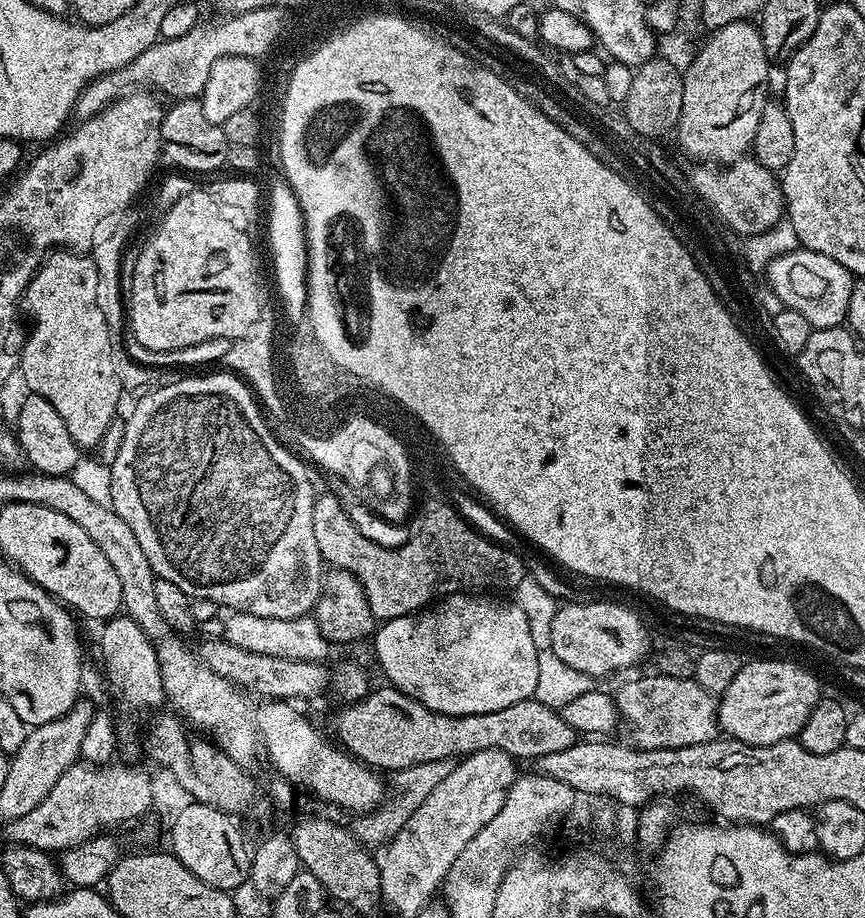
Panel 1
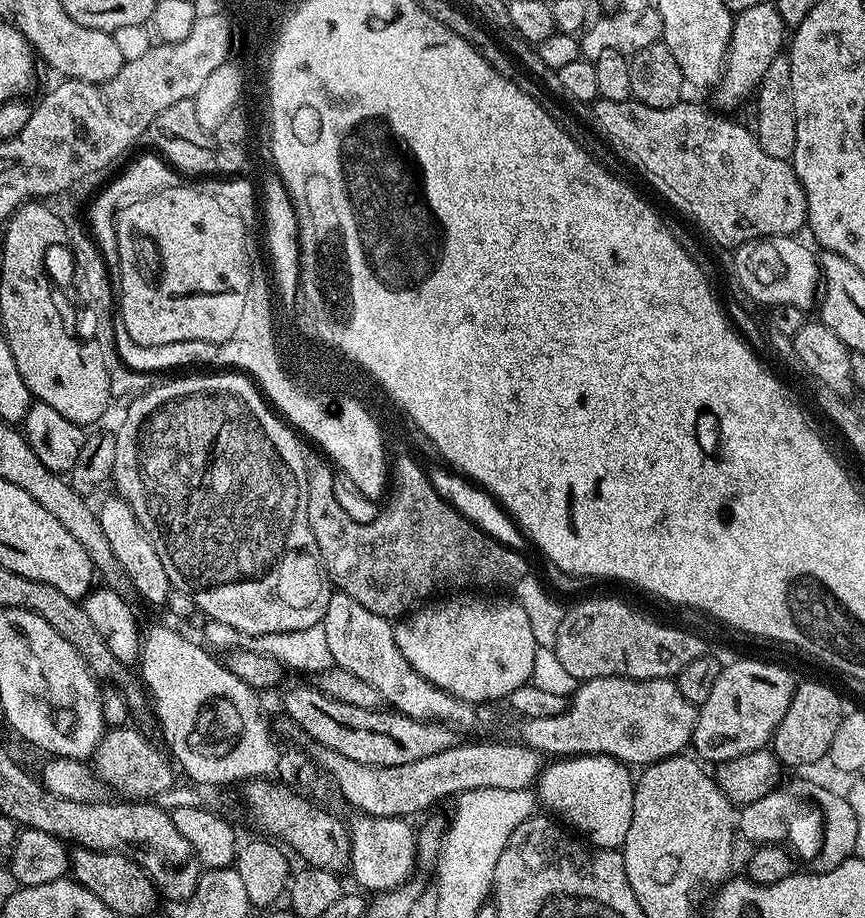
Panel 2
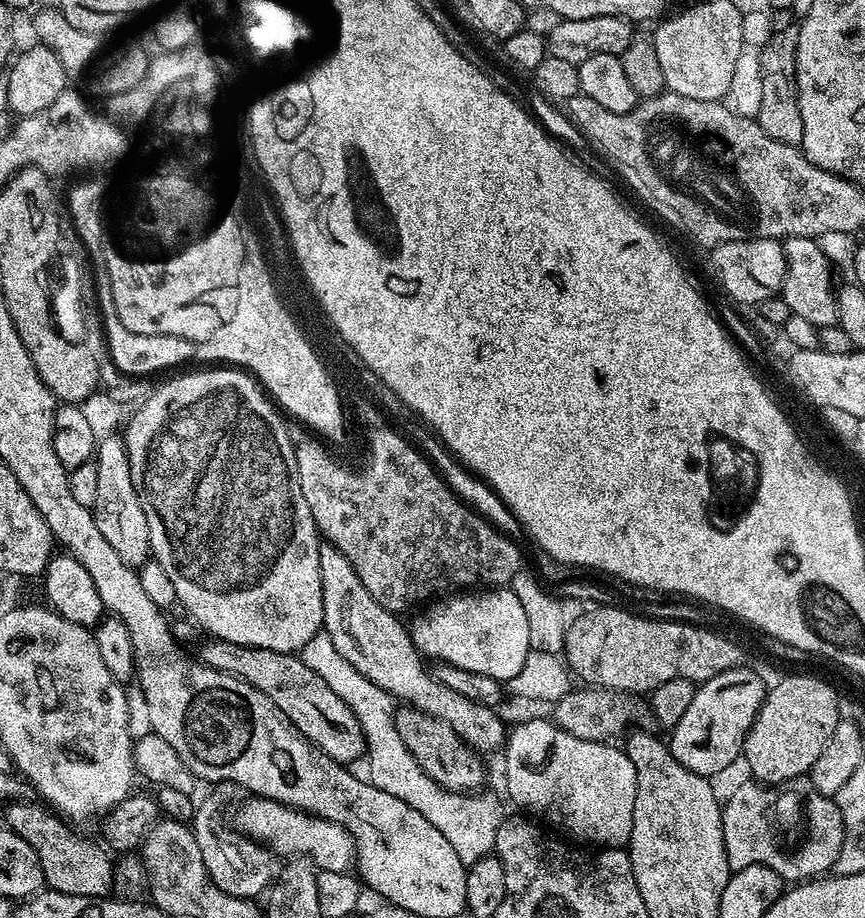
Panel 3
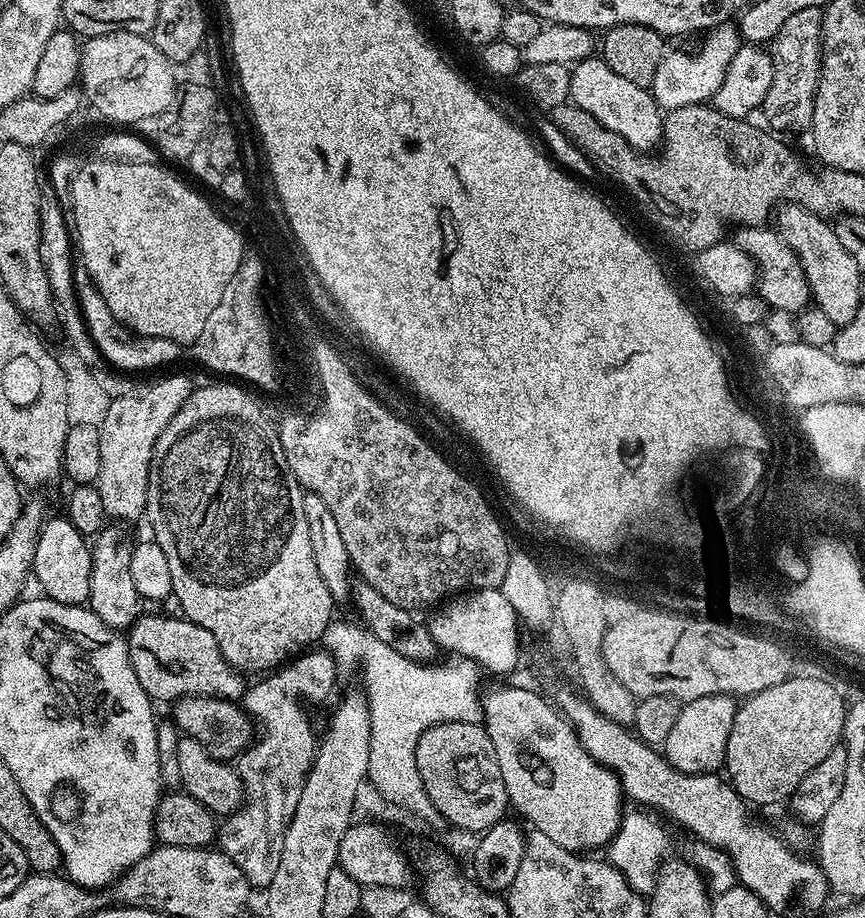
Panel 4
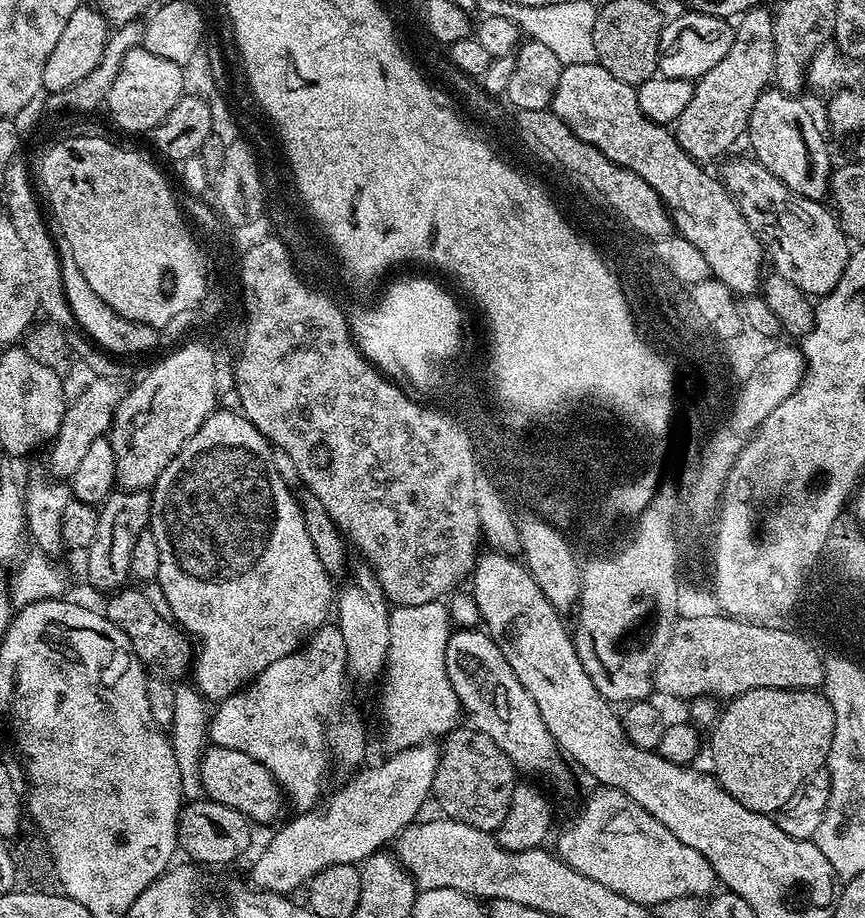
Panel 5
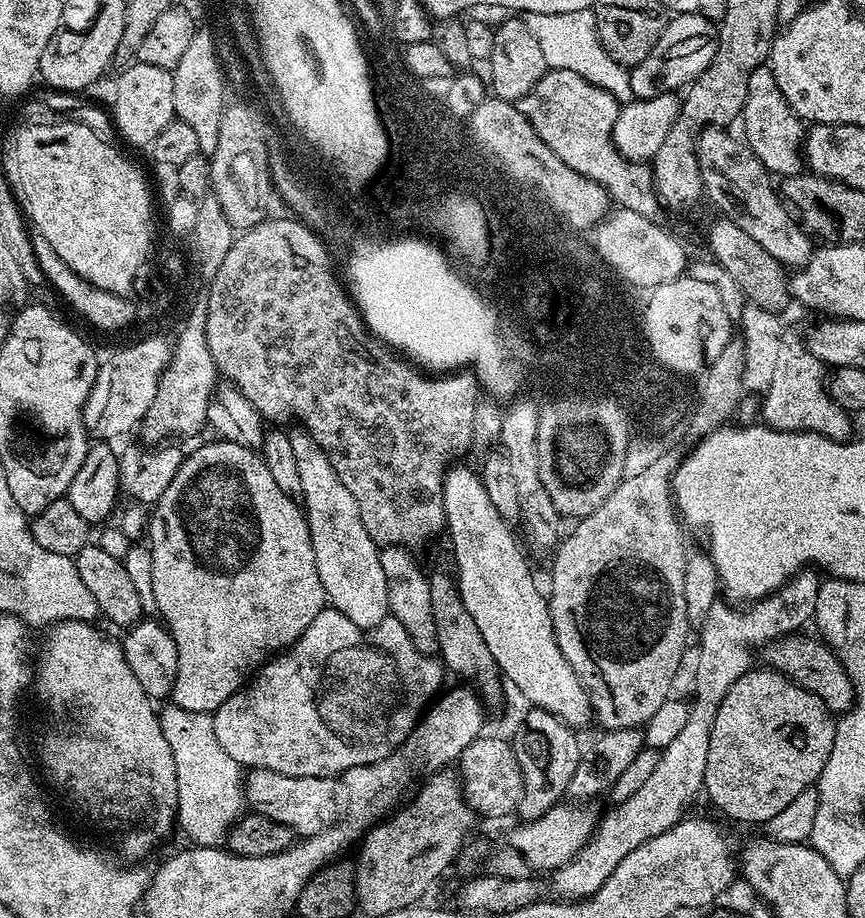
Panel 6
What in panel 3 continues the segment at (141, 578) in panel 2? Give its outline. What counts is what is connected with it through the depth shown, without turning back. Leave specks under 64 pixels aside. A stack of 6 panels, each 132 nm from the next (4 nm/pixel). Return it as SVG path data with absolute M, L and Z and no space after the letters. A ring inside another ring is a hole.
M116 434L103 437L97 445L94 461L98 470L97 495L93 516L98 530L105 535L106 542L132 568L139 570L150 558L152 547L149 542L149 526L141 500L130 478L128 450L123 439Z

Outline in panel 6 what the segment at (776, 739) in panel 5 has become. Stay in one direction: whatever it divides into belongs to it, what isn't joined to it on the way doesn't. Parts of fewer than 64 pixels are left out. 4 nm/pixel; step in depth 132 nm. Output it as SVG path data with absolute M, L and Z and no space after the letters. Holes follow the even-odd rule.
M753 666L748 669L746 674L742 674L742 678L738 678L738 682L734 682L734 686L730 686L730 690L726 690L726 698L722 698L722 702L718 706L718 715L714 718L714 726L710 730L710 754L706 754L704 792L706 796L712 799L713 806L722 815L729 816L730 819L737 820L740 824L767 825L768 820L774 818L774 814L786 810L786 806L790 806L790 802L794 802L794 798L798 798L798 794L802 794L802 790L813 787L816 781L820 779L822 770L826 766L826 758L830 758L830 750L834 746L835 733L836 720L834 714L822 702L822 698L810 694L810 690L798 686L781 672L776 672L767 666Z

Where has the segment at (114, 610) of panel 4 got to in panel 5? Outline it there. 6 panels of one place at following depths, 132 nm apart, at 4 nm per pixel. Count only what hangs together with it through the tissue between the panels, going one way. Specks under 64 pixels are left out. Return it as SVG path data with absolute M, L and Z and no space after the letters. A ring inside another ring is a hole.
M114 490L98 508L96 536L86 549L88 580L103 594L111 594L129 583L130 553L141 534L151 523L152 499L147 491Z

